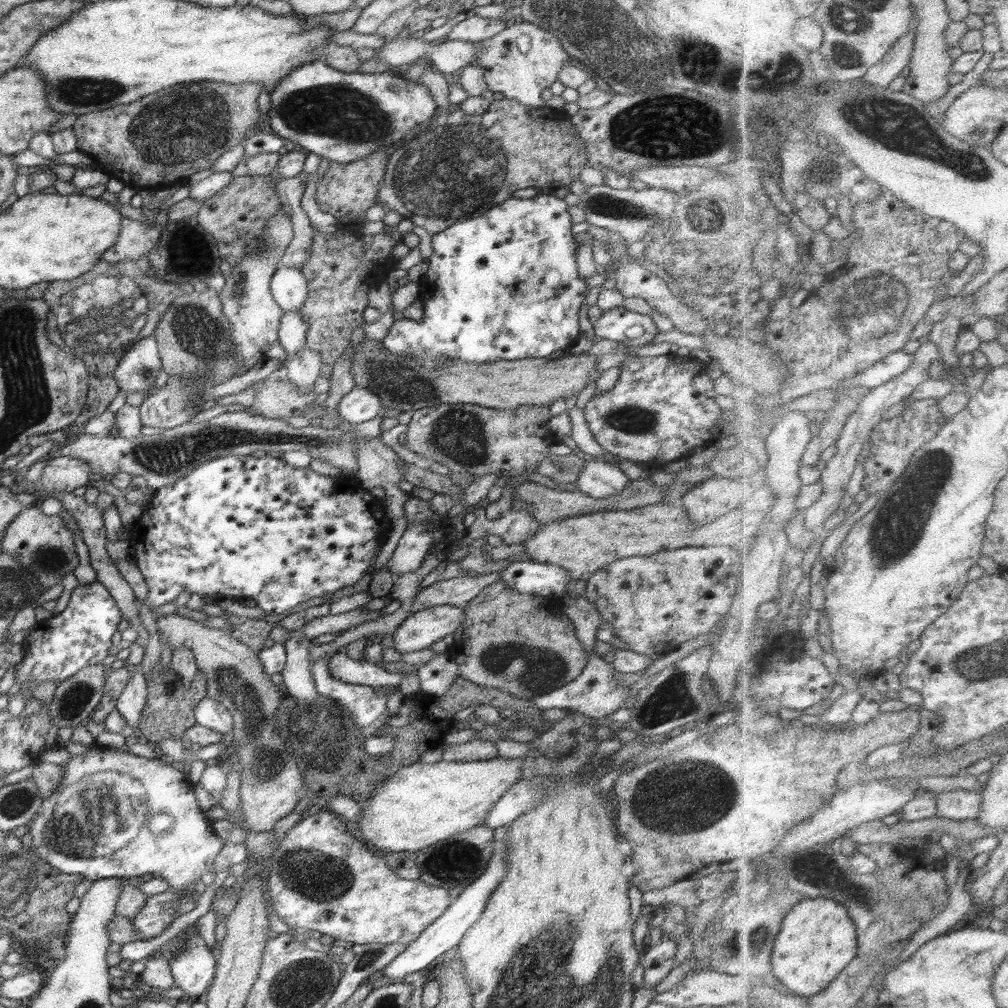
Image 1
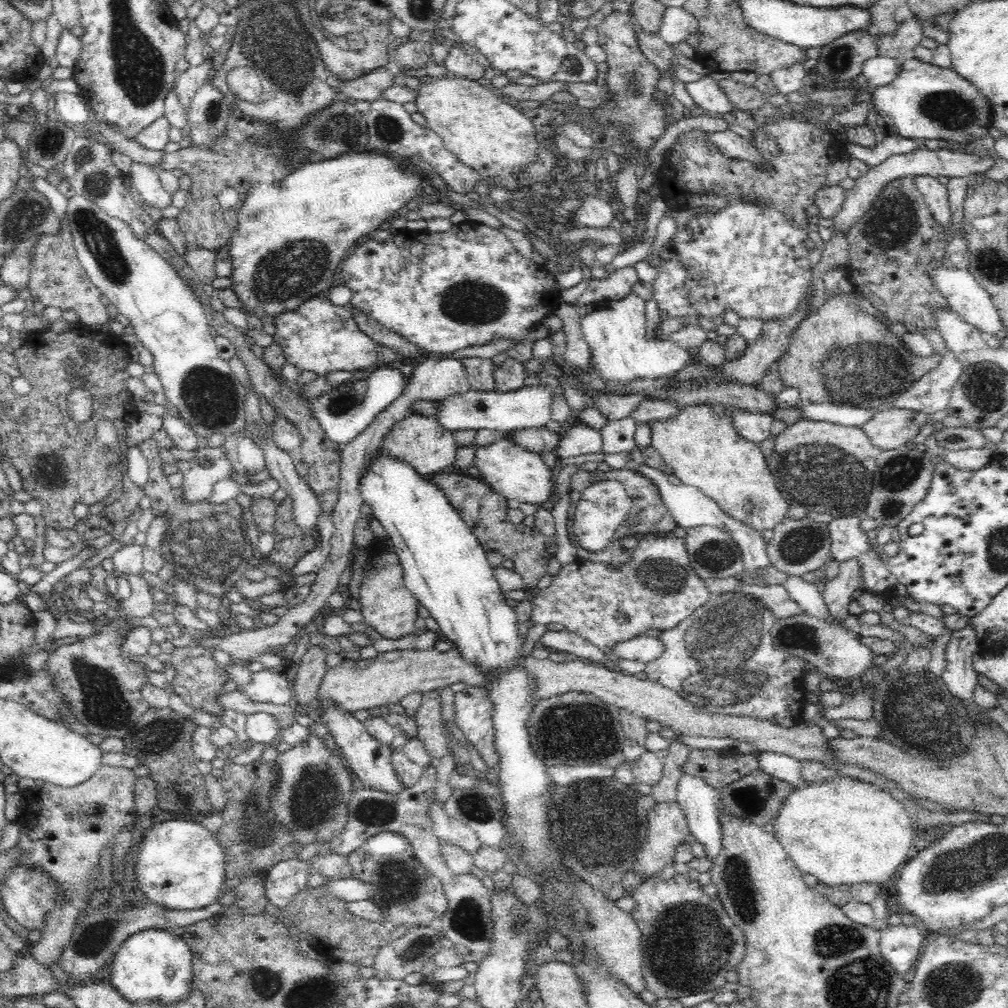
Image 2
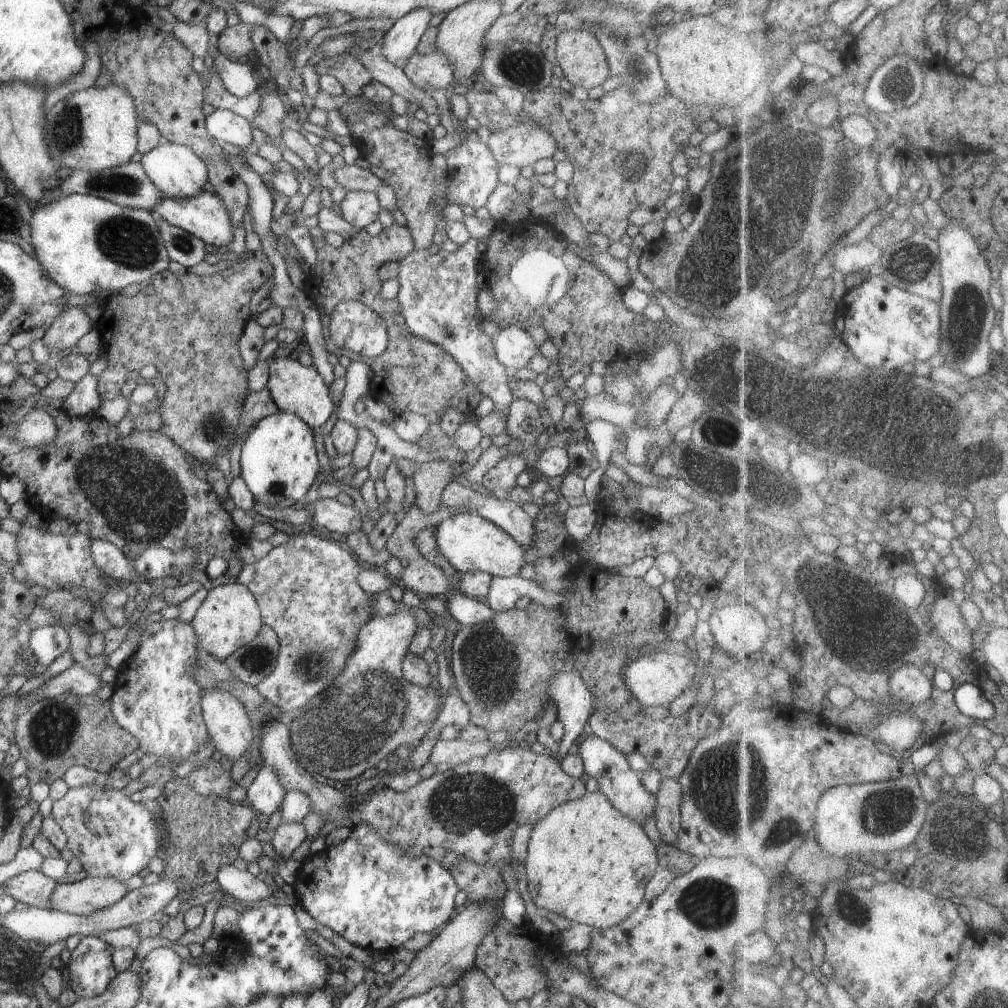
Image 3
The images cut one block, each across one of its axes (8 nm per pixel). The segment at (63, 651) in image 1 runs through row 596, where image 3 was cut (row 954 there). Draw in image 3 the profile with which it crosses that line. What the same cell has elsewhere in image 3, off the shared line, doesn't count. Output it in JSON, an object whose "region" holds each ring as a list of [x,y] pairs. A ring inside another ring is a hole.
{"region":[[[98,936],[81,937],[66,965],[72,990],[77,997],[97,997],[109,987],[119,973],[111,957],[113,950],[113,947]]]}

